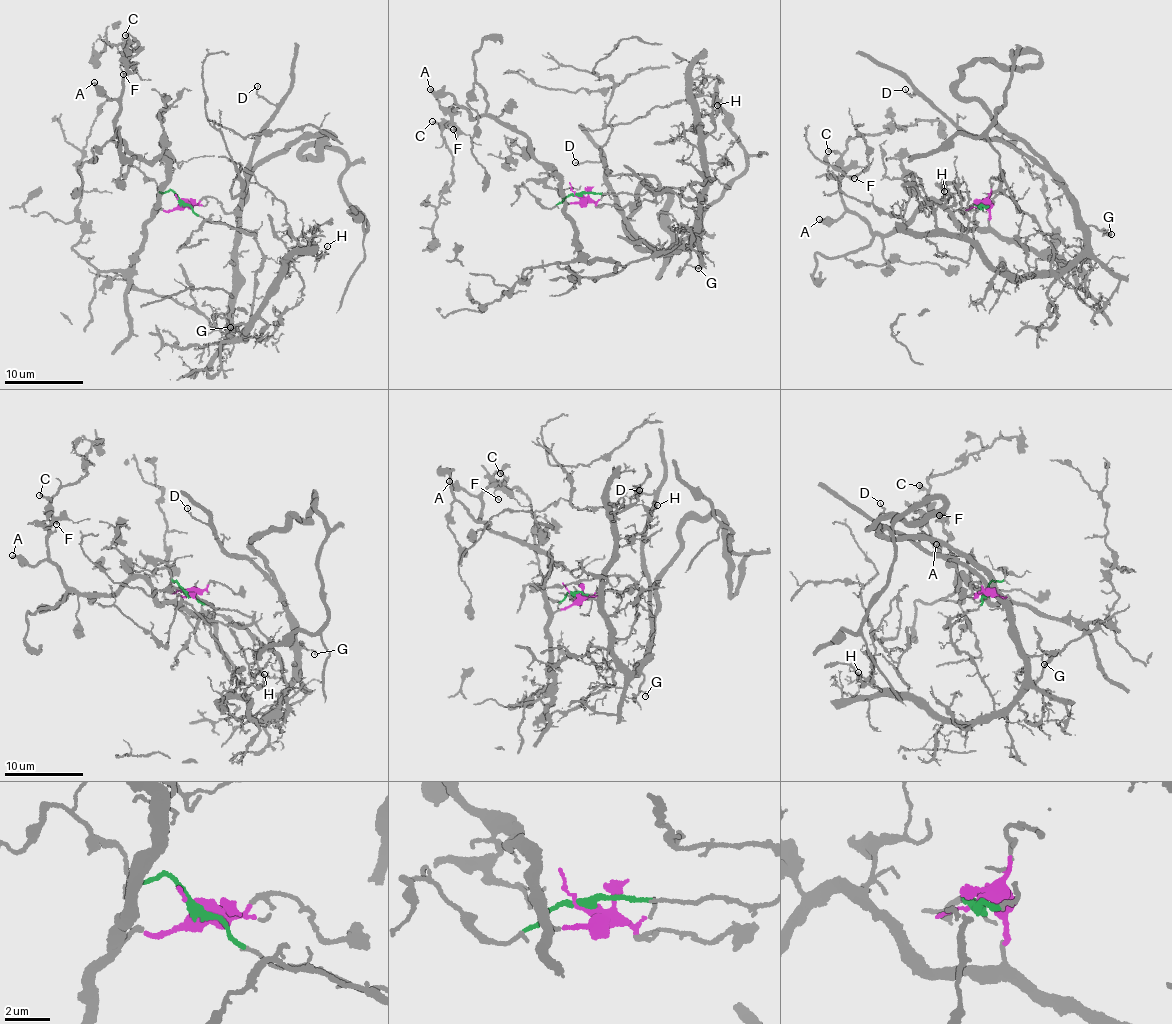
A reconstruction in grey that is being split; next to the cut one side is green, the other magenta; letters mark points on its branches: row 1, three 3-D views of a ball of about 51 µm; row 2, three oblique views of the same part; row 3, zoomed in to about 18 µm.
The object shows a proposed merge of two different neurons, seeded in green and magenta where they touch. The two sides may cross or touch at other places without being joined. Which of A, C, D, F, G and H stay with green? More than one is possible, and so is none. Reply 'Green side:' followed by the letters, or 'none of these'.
Green side: D, G, H

